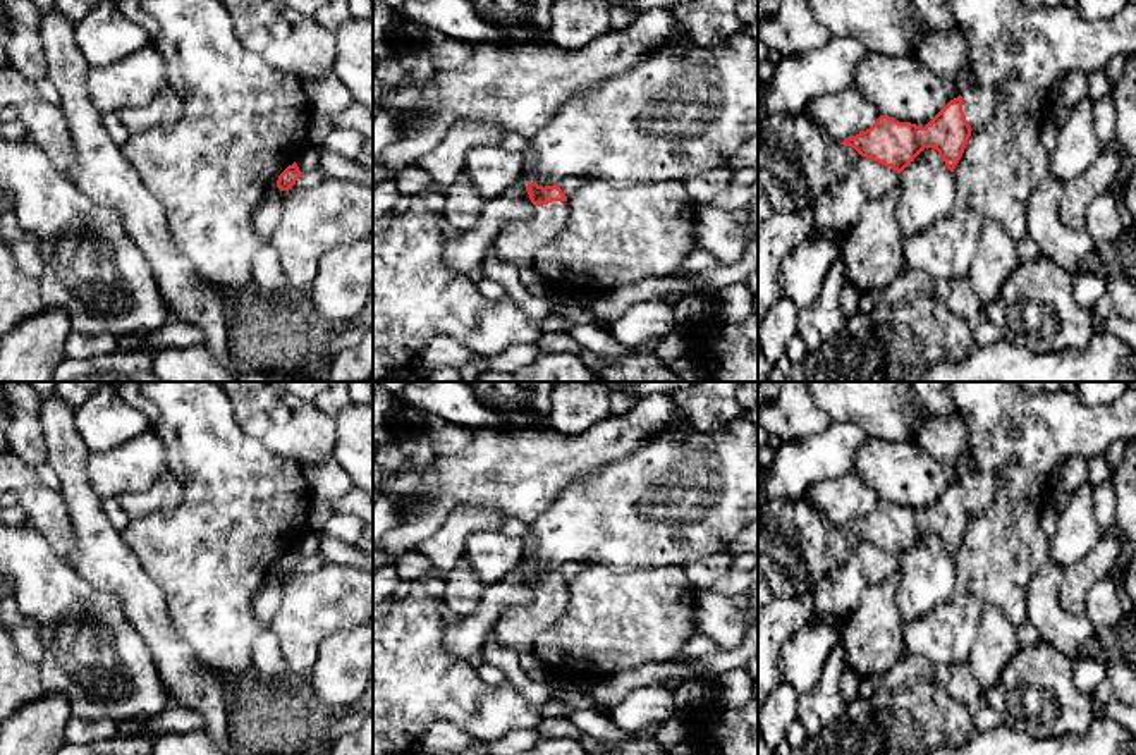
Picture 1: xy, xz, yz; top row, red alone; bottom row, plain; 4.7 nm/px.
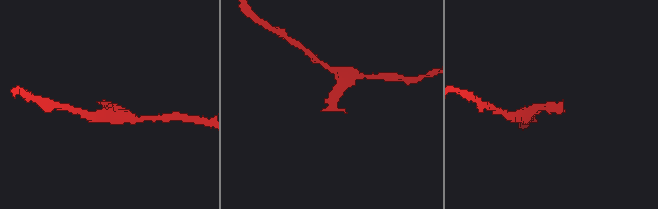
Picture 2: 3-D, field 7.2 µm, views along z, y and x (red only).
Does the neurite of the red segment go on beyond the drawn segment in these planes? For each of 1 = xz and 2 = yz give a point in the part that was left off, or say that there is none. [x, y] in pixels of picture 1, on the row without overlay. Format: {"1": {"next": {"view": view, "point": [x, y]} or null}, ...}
{"1": {"next": {"view": "xz", "point": [518, 628]}}, "2": {"next": {"view": "yz", "point": [978, 489]}}}

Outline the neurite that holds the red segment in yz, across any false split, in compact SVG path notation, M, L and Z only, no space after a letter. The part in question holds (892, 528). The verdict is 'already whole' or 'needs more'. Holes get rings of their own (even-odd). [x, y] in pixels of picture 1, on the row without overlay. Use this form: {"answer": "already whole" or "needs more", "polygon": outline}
{"answer": "needs more", "polygon": "M973 473L950 485L925 513L880 500L870 514L840 530L892 552L897 559L914 547L925 533L933 533L947 554L954 557L971 516L992 504L999 488L999 475Z"}

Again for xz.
{"answer": "needs more", "polygon": "M529 568L526 576L534 590L533 600L507 611L495 626L498 643L519 655L531 654L534 640L564 614L569 602L567 581L559 569L543 573Z"}

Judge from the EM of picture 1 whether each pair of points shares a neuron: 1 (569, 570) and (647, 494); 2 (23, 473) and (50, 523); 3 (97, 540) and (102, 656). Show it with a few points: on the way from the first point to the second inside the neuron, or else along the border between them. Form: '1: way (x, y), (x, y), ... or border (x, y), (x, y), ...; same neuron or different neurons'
1: border (580, 561), (564, 561), (557, 568); different neurons
2: way (26, 485), (45, 511); same neuron
3: border (69, 561), (88, 582), (110, 592), (126, 618); different neurons

